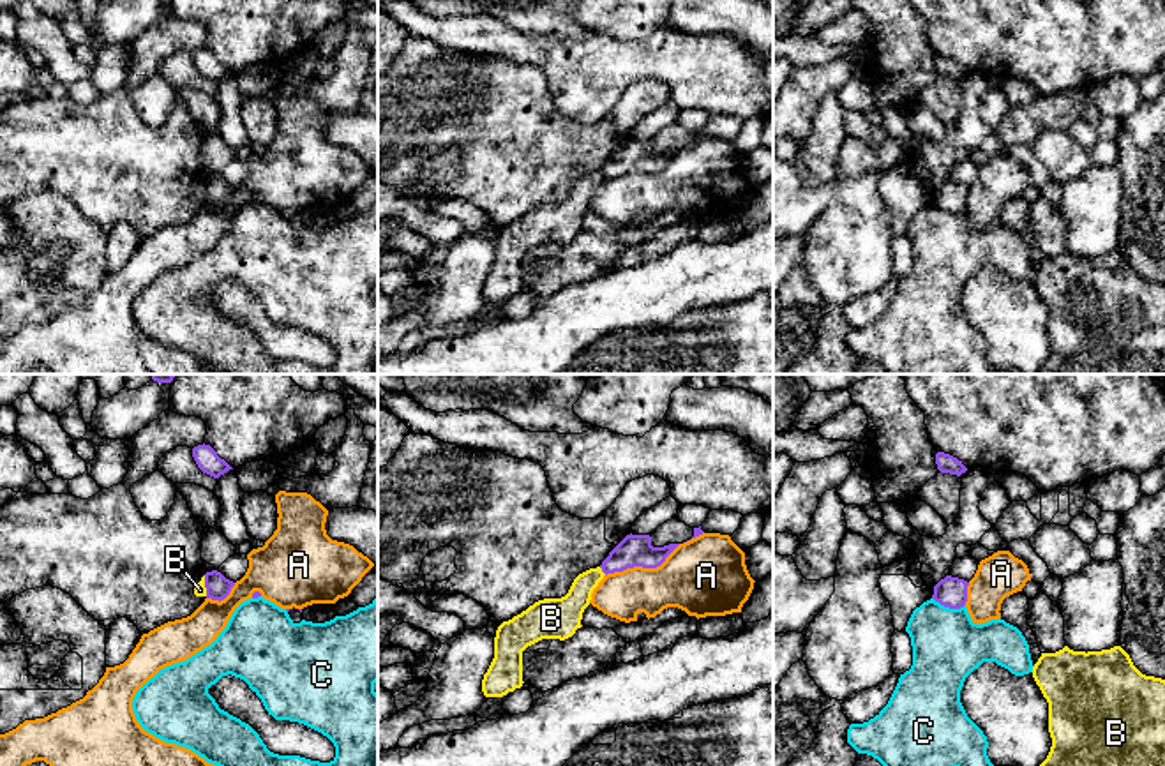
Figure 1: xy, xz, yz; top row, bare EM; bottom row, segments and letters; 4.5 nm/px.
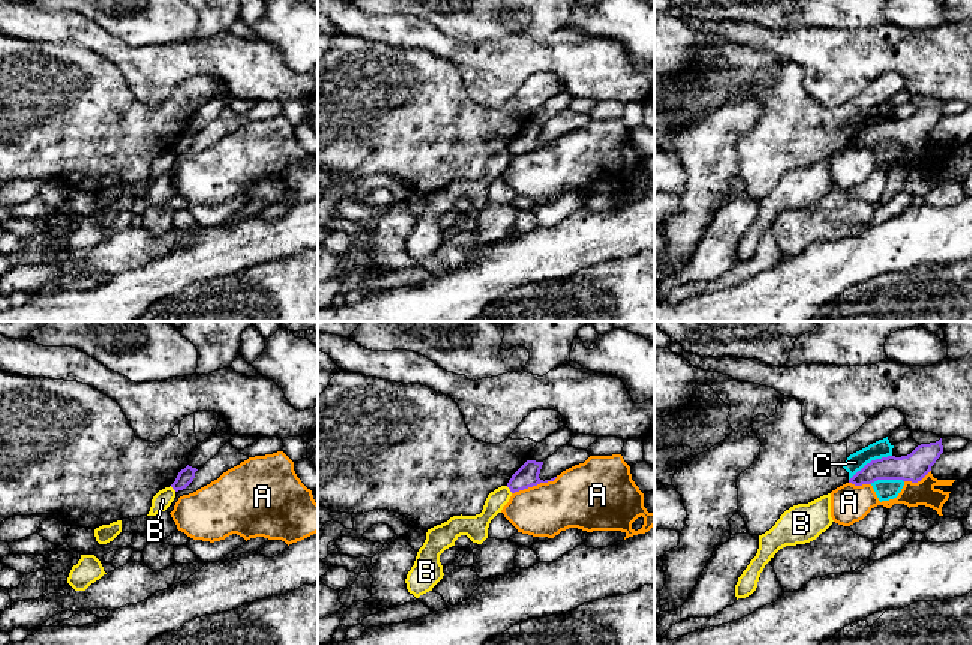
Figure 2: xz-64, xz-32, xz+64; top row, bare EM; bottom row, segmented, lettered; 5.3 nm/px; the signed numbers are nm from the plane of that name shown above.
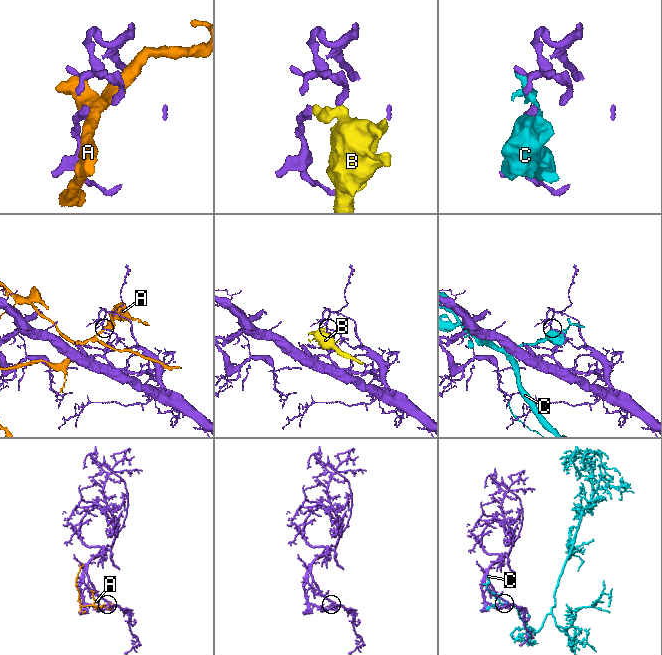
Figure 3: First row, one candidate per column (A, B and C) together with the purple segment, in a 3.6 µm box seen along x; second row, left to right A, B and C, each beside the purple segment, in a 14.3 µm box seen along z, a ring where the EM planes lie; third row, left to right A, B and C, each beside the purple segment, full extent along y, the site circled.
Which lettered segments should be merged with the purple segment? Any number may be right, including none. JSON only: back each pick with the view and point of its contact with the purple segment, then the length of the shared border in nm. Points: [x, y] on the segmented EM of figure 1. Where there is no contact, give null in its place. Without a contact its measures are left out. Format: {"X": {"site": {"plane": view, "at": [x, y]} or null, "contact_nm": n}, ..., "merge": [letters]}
{"merge": []}

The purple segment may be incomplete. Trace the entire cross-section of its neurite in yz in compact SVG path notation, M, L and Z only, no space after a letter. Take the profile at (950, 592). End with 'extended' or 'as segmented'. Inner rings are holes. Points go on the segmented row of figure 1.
M946 575L934 586L932 598L944 607L960 609L967 602L967 586L967 581Z; as segmented

